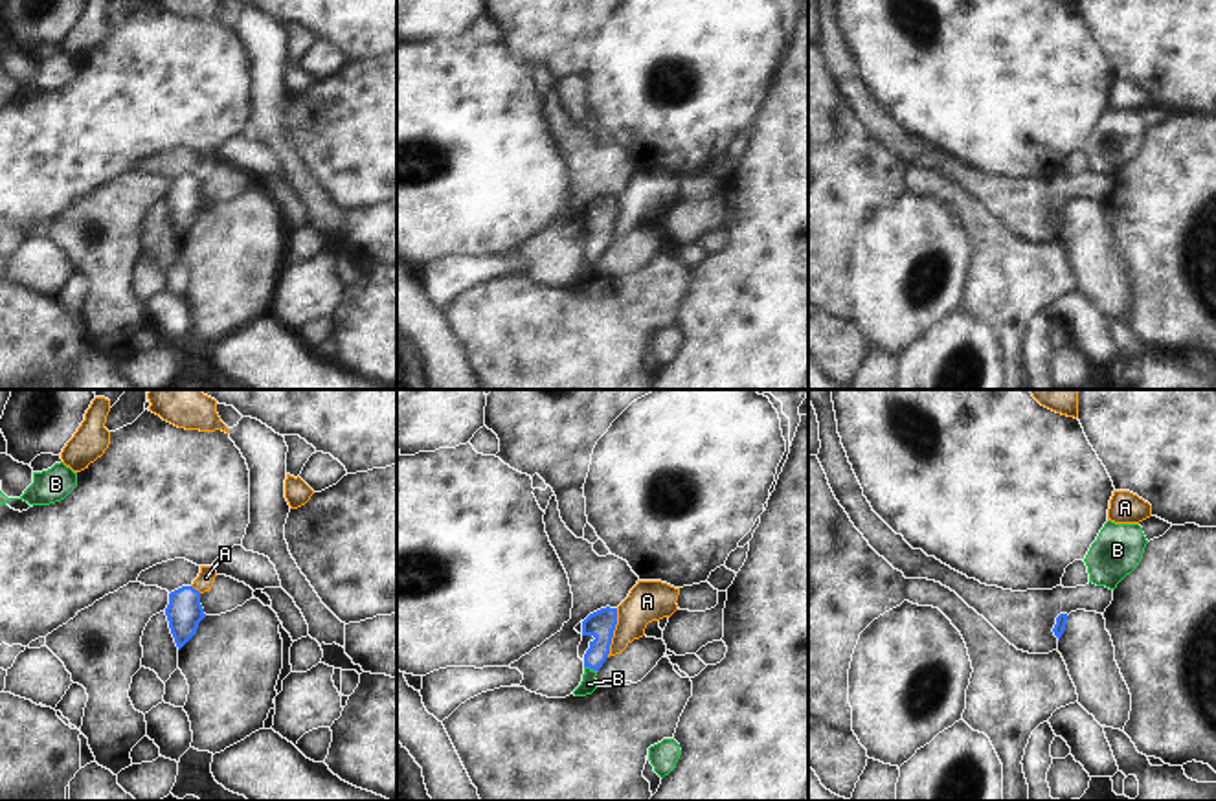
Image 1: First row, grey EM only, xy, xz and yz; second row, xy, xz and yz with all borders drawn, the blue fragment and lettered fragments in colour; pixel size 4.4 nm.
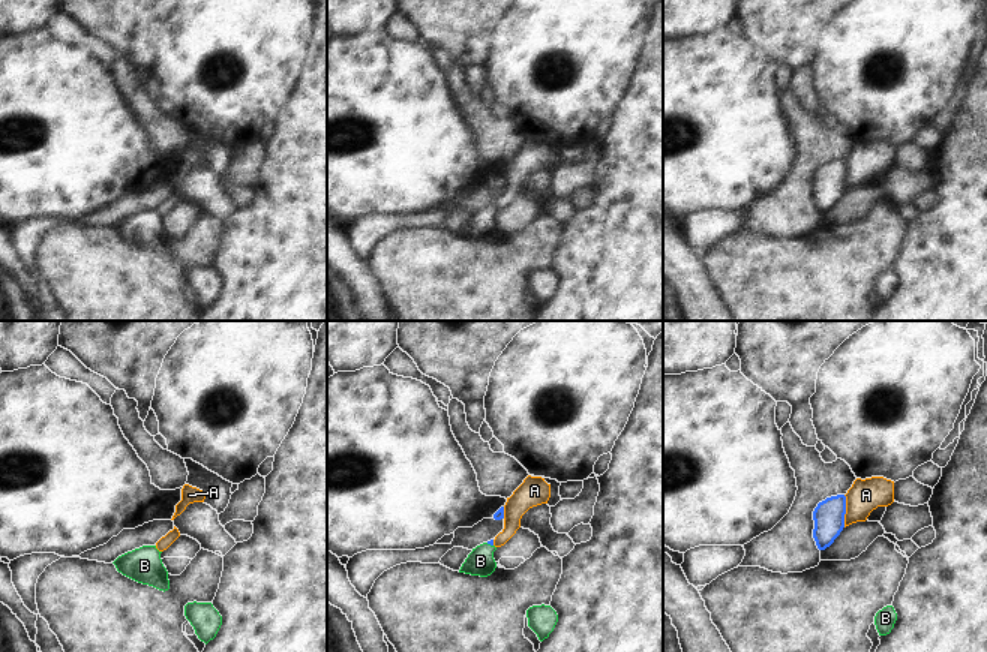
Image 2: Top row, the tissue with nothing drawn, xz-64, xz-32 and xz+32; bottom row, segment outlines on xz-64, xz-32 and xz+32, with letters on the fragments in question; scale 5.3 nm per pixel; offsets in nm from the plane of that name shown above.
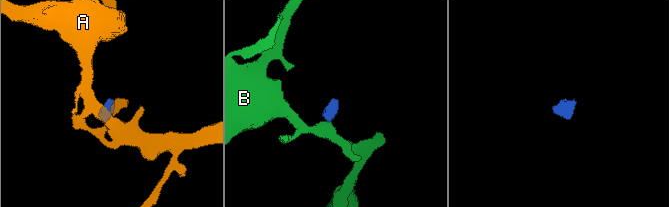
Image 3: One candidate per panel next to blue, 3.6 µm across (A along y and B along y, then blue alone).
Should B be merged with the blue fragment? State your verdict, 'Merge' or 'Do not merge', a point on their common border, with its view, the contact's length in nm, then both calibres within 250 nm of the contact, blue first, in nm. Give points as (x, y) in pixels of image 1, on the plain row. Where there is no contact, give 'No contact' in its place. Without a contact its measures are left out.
Merge. Touches blue at xz (590, 256). Shared border 60 nm. Thickness 120 nm (blue) against 70 nm

